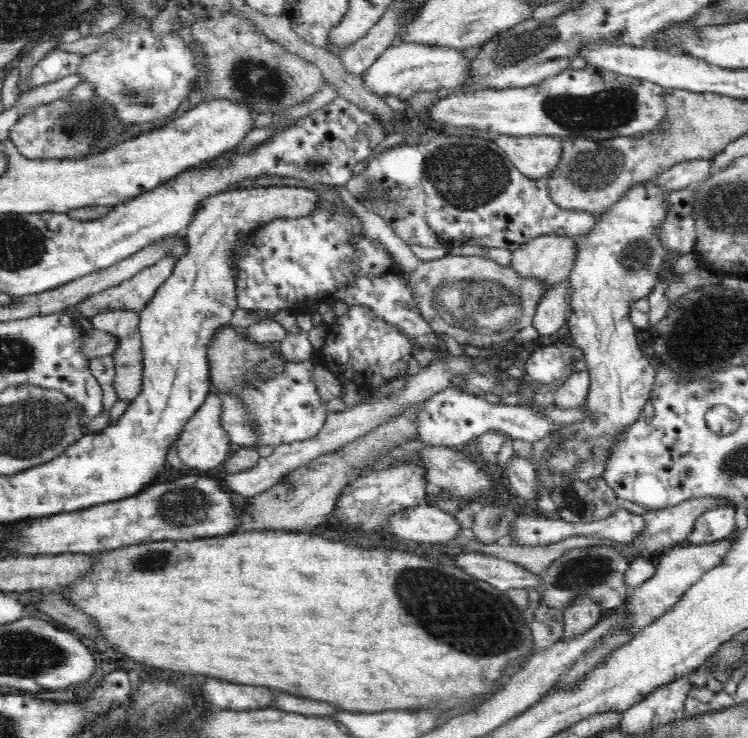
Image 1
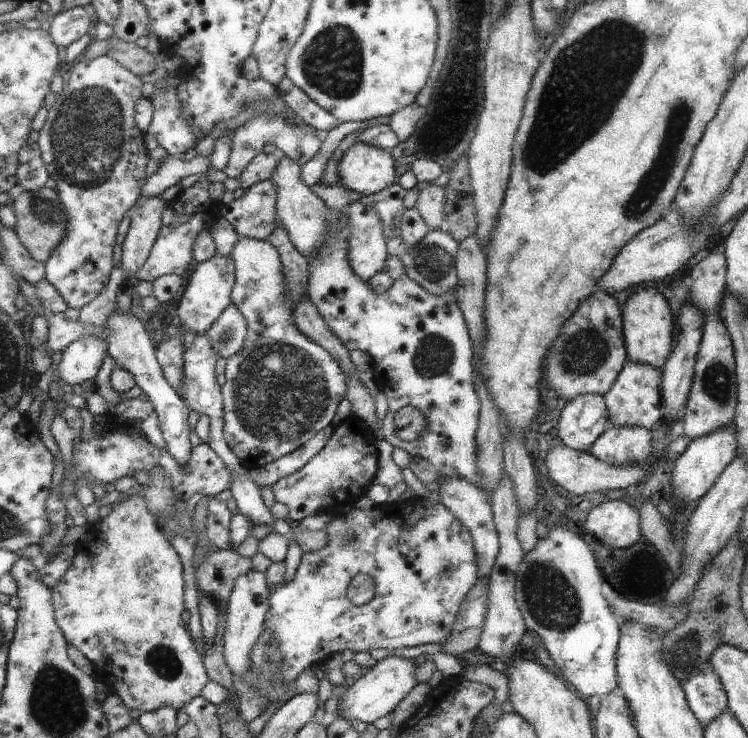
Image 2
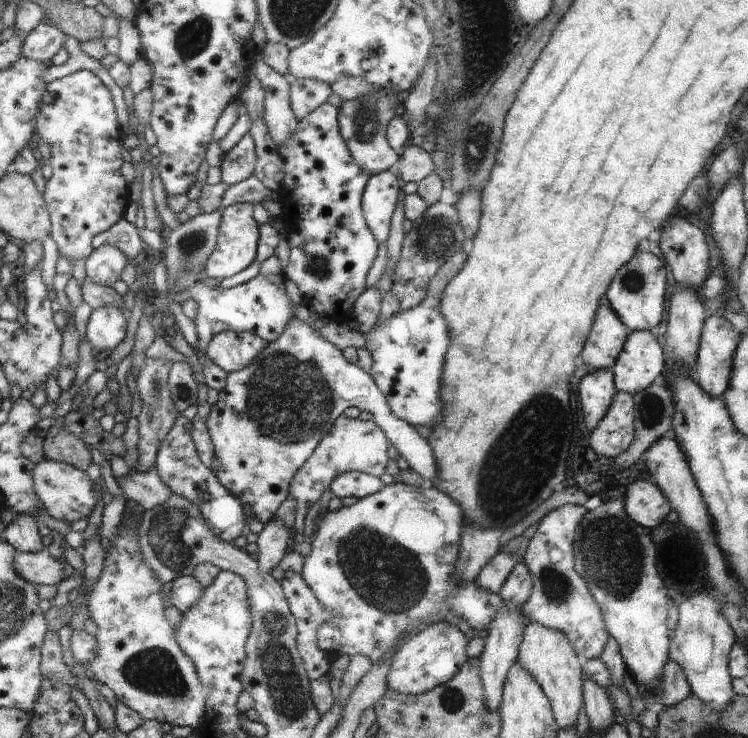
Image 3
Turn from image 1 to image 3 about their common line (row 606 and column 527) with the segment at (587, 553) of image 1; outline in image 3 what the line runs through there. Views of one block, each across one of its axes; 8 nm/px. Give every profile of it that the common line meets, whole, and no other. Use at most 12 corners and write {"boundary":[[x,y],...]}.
{"boundary":[[586,511],[539,520],[522,556],[532,591],[527,623],[562,632],[591,660],[609,636],[574,571],[572,540]]}

